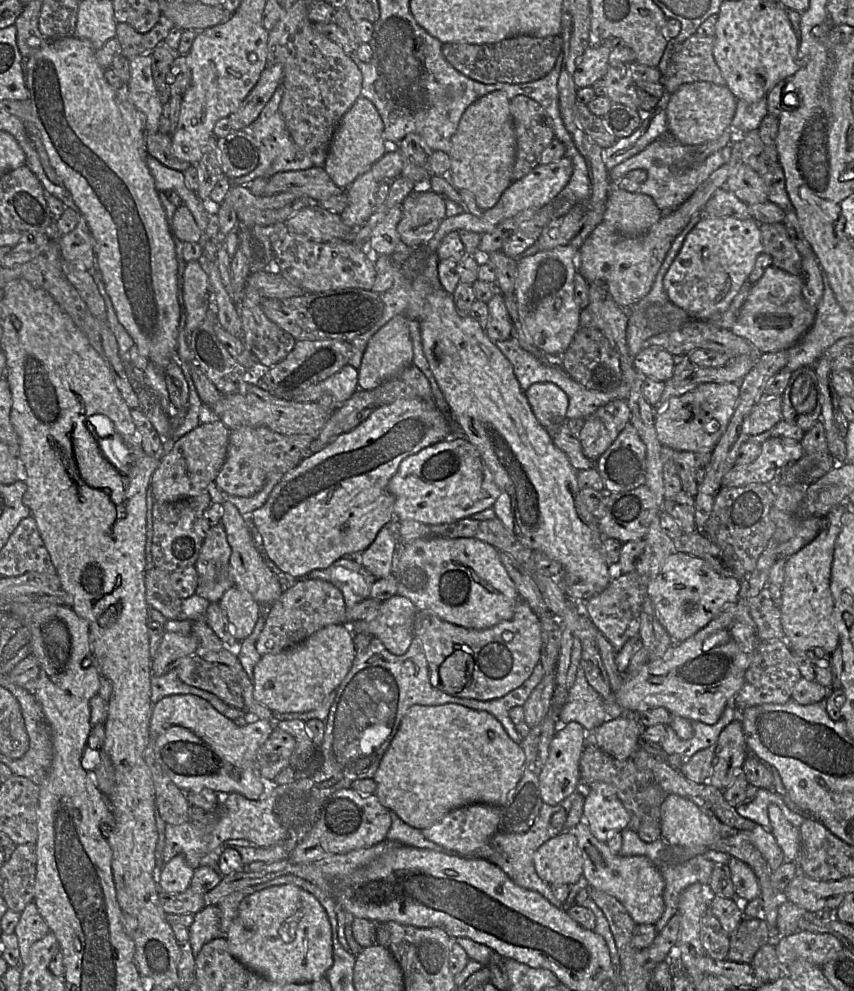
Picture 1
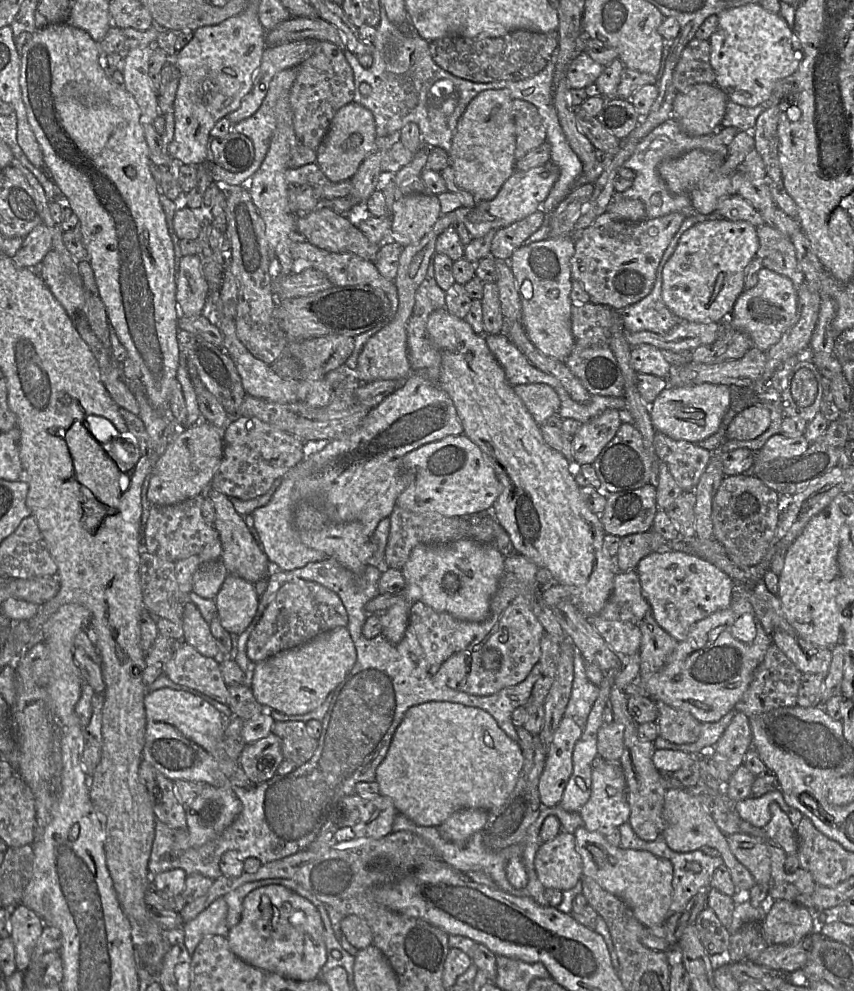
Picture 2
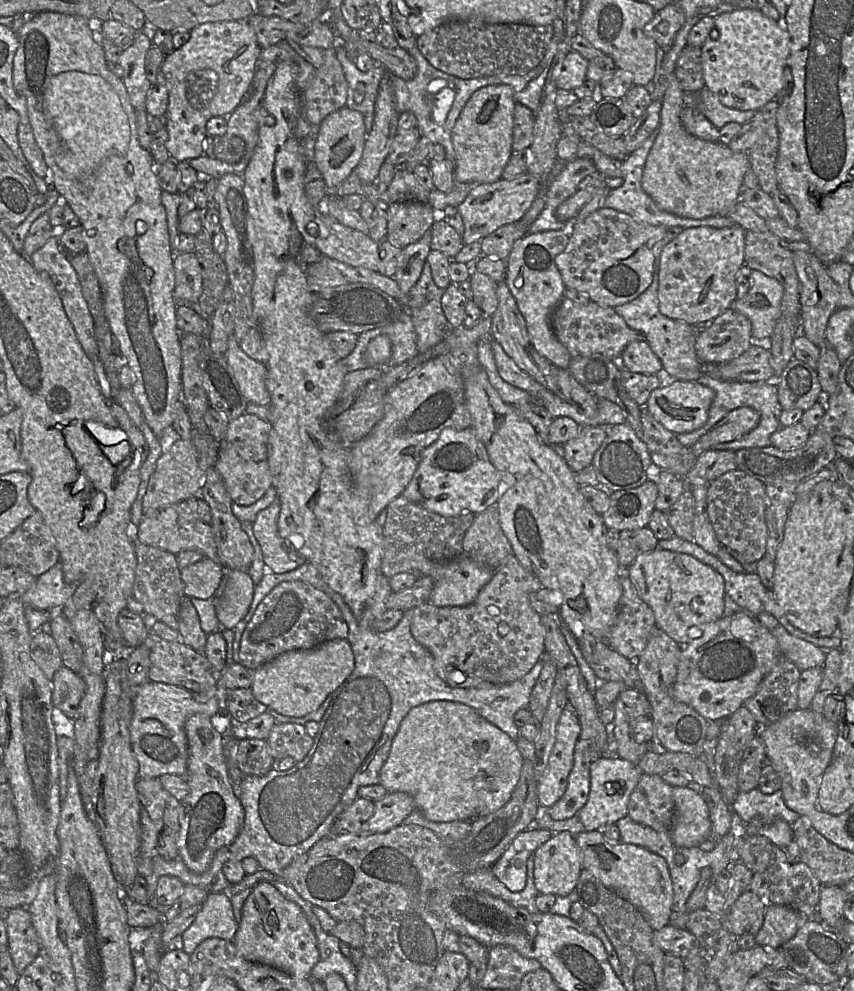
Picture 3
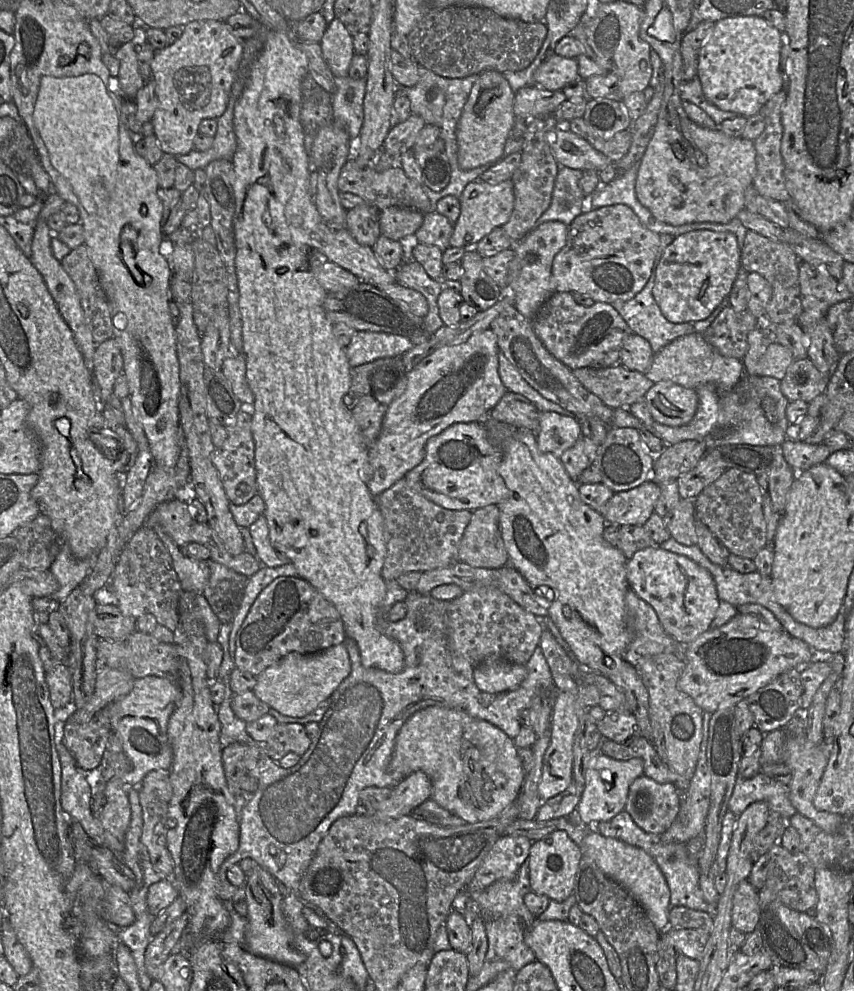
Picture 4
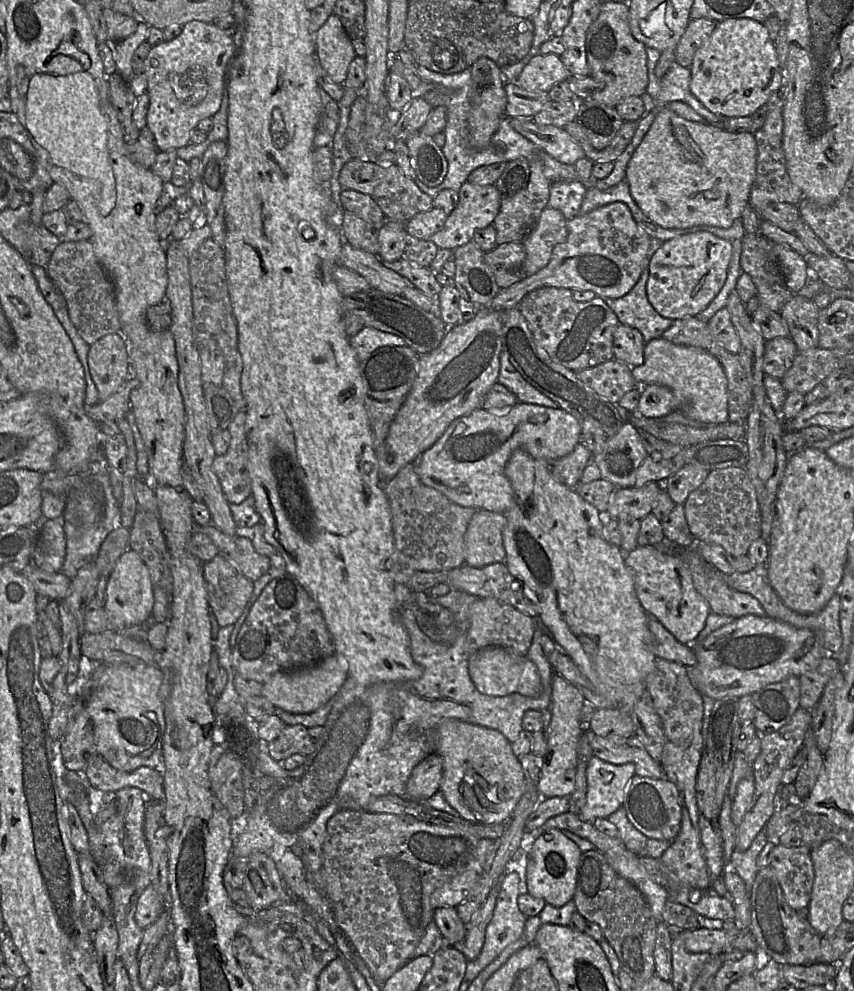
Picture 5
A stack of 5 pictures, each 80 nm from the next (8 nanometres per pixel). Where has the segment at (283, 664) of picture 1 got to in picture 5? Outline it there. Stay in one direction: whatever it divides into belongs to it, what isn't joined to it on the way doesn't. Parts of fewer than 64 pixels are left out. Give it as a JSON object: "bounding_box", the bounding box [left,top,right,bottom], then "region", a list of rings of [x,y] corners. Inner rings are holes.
{"bounding_box":[261,653,348,714],"region":[[[334,653],[319,663],[295,670],[279,671],[263,684],[261,696],[276,708],[292,714],[314,712],[335,697],[348,677],[348,661],[343,655]]]}

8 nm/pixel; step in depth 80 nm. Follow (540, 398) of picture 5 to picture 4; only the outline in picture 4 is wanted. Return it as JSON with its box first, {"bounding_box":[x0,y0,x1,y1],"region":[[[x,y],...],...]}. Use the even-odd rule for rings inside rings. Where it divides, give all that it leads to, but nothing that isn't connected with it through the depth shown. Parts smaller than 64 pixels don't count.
{"bounding_box":[498,350,577,418],"region":[[[500,350],[498,353],[498,364],[499,376],[508,391],[525,396],[540,412],[556,412],[577,418],[574,414],[544,398],[538,391],[532,388]]]}

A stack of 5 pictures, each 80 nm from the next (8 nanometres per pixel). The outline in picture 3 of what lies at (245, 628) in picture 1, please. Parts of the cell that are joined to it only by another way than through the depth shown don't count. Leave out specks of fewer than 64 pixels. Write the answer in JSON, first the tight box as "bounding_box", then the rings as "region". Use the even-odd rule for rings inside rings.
{"bounding_box":[215,570,255,629],"region":[[[226,570],[215,595],[216,614],[221,628],[234,629],[248,613],[255,584],[247,571]]]}

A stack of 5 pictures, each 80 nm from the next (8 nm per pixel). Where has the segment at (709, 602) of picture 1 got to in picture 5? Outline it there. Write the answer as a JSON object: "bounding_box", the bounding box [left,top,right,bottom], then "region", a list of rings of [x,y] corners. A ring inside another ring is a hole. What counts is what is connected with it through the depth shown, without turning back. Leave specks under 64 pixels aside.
{"bounding_box":[624,546,711,645],"region":[[[638,546],[625,554],[624,561],[633,571],[636,595],[645,612],[657,619],[677,641],[692,645],[705,627],[711,610],[695,589],[688,565],[675,554],[654,546]]]}

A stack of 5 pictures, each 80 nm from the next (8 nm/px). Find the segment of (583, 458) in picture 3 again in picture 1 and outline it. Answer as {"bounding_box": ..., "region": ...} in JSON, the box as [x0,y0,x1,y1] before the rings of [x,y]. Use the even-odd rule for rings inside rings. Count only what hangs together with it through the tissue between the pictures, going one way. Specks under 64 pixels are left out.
{"bounding_box":[578,400,630,462],"region":[[[613,400],[589,415],[578,434],[583,454],[593,462],[615,441],[630,420],[626,400]]]}

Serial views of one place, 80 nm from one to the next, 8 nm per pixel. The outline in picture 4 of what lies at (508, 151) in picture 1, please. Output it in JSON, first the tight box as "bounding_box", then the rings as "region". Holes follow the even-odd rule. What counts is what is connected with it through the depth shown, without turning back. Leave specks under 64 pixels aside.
{"bounding_box":[457,70,515,170],"region":[[[495,70],[478,75],[457,125],[458,163],[463,170],[493,164],[504,156],[504,147],[515,126],[515,92]]]}

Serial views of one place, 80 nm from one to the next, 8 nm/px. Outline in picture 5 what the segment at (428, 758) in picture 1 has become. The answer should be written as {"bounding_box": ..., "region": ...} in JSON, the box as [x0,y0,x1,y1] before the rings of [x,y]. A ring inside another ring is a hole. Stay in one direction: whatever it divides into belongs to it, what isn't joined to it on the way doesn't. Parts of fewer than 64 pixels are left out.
{"bounding_box":[436,719,525,824],"region":[[[456,719],[442,721],[436,728],[438,754],[443,760],[440,791],[447,803],[467,821],[482,824],[501,824],[508,820],[525,789],[525,776],[520,758],[512,751],[511,743],[499,731]]]}

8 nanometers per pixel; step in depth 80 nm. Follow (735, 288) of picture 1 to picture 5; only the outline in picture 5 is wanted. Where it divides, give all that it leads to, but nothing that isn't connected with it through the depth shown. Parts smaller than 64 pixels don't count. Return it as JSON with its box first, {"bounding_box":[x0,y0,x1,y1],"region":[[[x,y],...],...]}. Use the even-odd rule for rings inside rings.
{"bounding_box":[648,231,731,319],"region":[[[706,231],[680,235],[663,242],[649,261],[648,301],[668,319],[697,316],[723,287],[731,255],[731,242]]]}

